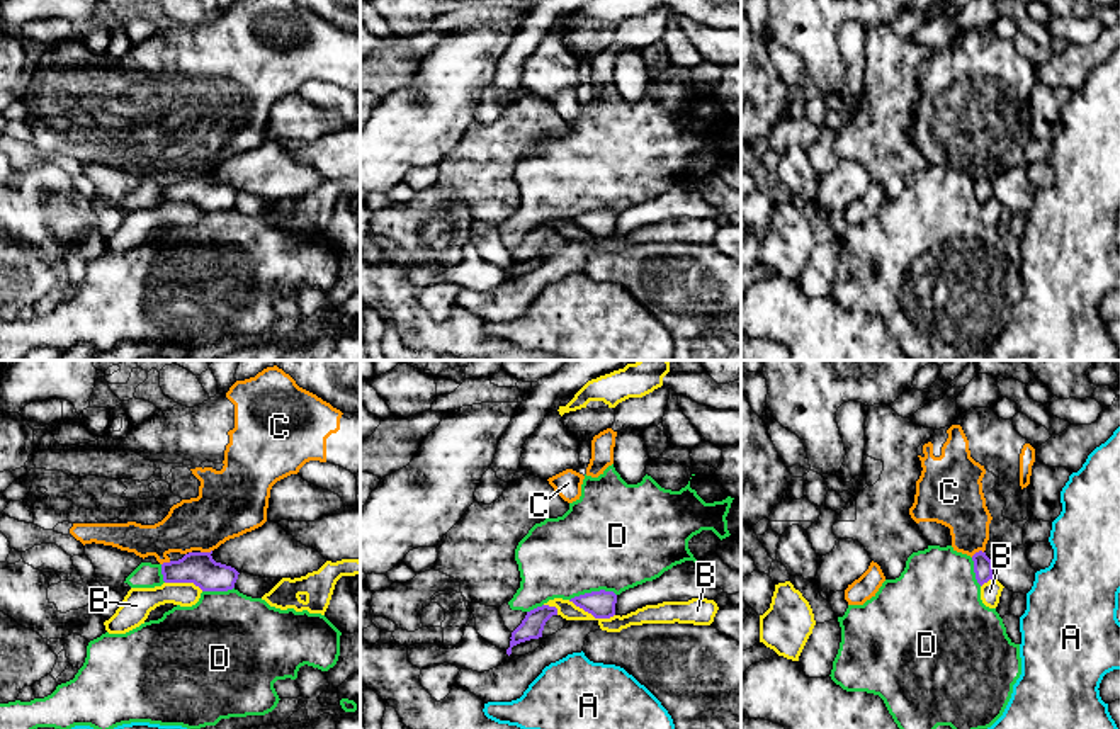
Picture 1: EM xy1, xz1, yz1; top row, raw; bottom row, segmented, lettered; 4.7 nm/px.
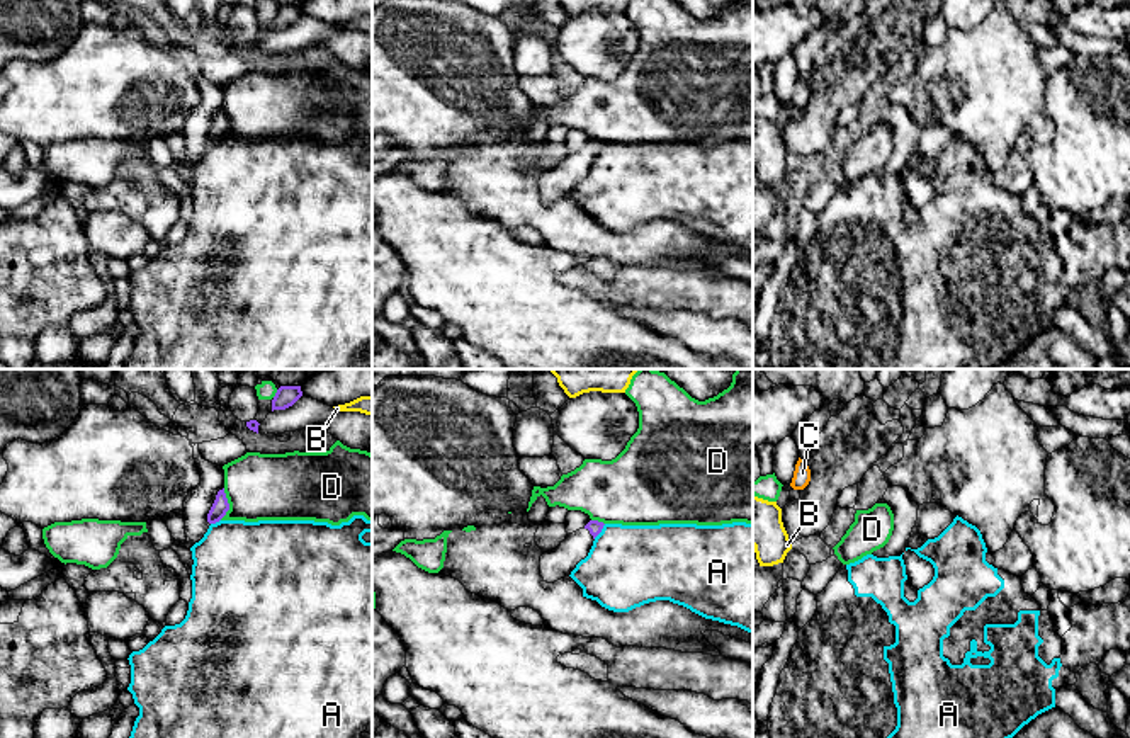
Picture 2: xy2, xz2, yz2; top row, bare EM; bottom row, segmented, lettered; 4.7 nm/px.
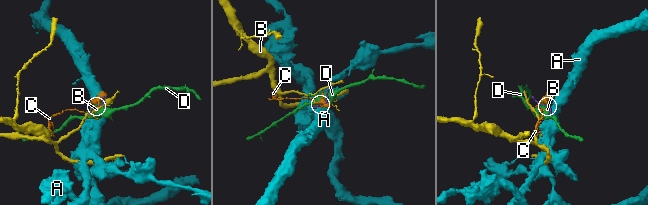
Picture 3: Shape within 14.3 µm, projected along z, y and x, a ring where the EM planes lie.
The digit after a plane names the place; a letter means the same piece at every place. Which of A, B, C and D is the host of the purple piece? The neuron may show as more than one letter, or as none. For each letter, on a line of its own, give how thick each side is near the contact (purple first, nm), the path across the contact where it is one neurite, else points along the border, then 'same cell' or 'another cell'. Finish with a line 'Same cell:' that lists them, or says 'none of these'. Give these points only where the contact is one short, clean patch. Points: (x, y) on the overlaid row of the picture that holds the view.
A: 70/380 nm | another cell
B: 130/90 nm | along xz1 (568, 600), (595, 617), (614, 615) | another cell
C: 100/240 nm | along yz1 (983, 551), (971, 556) | another cell
D: 130/460 nm | another cell
Same cell: none of these

